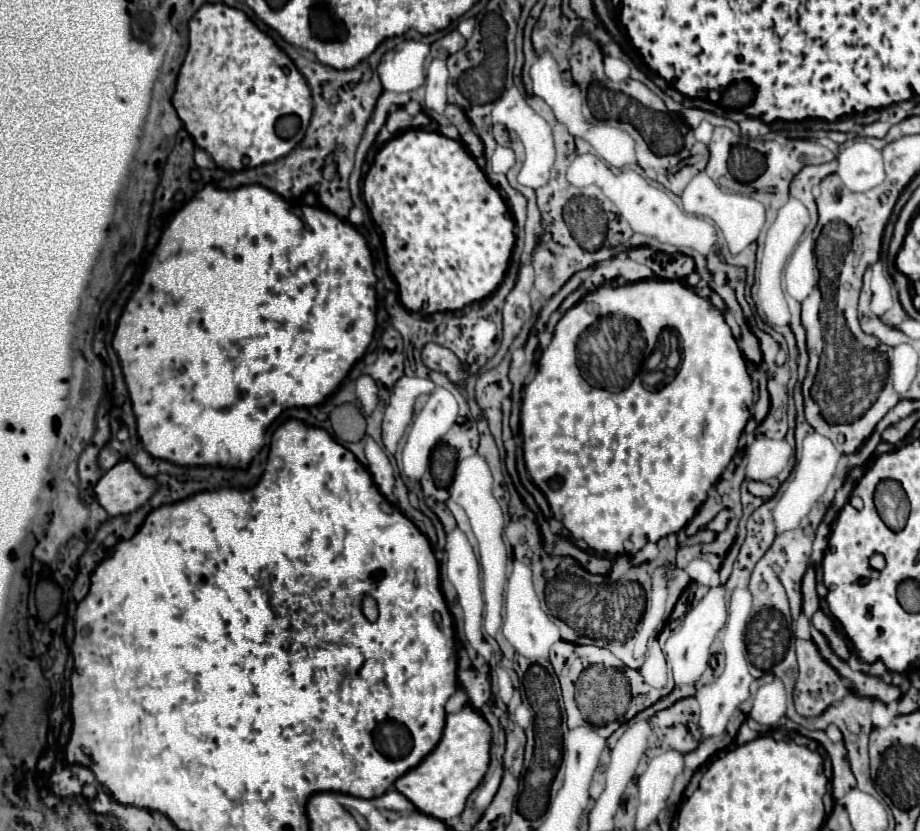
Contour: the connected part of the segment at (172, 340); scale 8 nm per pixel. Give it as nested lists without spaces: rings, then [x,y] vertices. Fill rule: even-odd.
[[[213,184],[199,190],[173,218],[173,222],[163,232],[159,246],[155,250],[149,270],[143,274],[137,292],[129,298],[129,314],[121,314],[113,348],[121,358],[125,382],[133,402],[133,412],[137,418],[137,432],[145,450],[181,466],[237,466],[247,468],[247,464],[263,448],[263,438],[267,426],[291,406],[317,406],[343,382],[351,366],[365,354],[376,328],[377,294],[375,294],[375,272],[373,258],[365,238],[355,230],[355,226],[343,218],[337,218],[325,208],[315,208],[307,204],[293,206],[283,200],[277,192],[271,192],[259,184],[241,186],[235,190],[221,190]],[[323,266],[331,274],[323,274]]]

